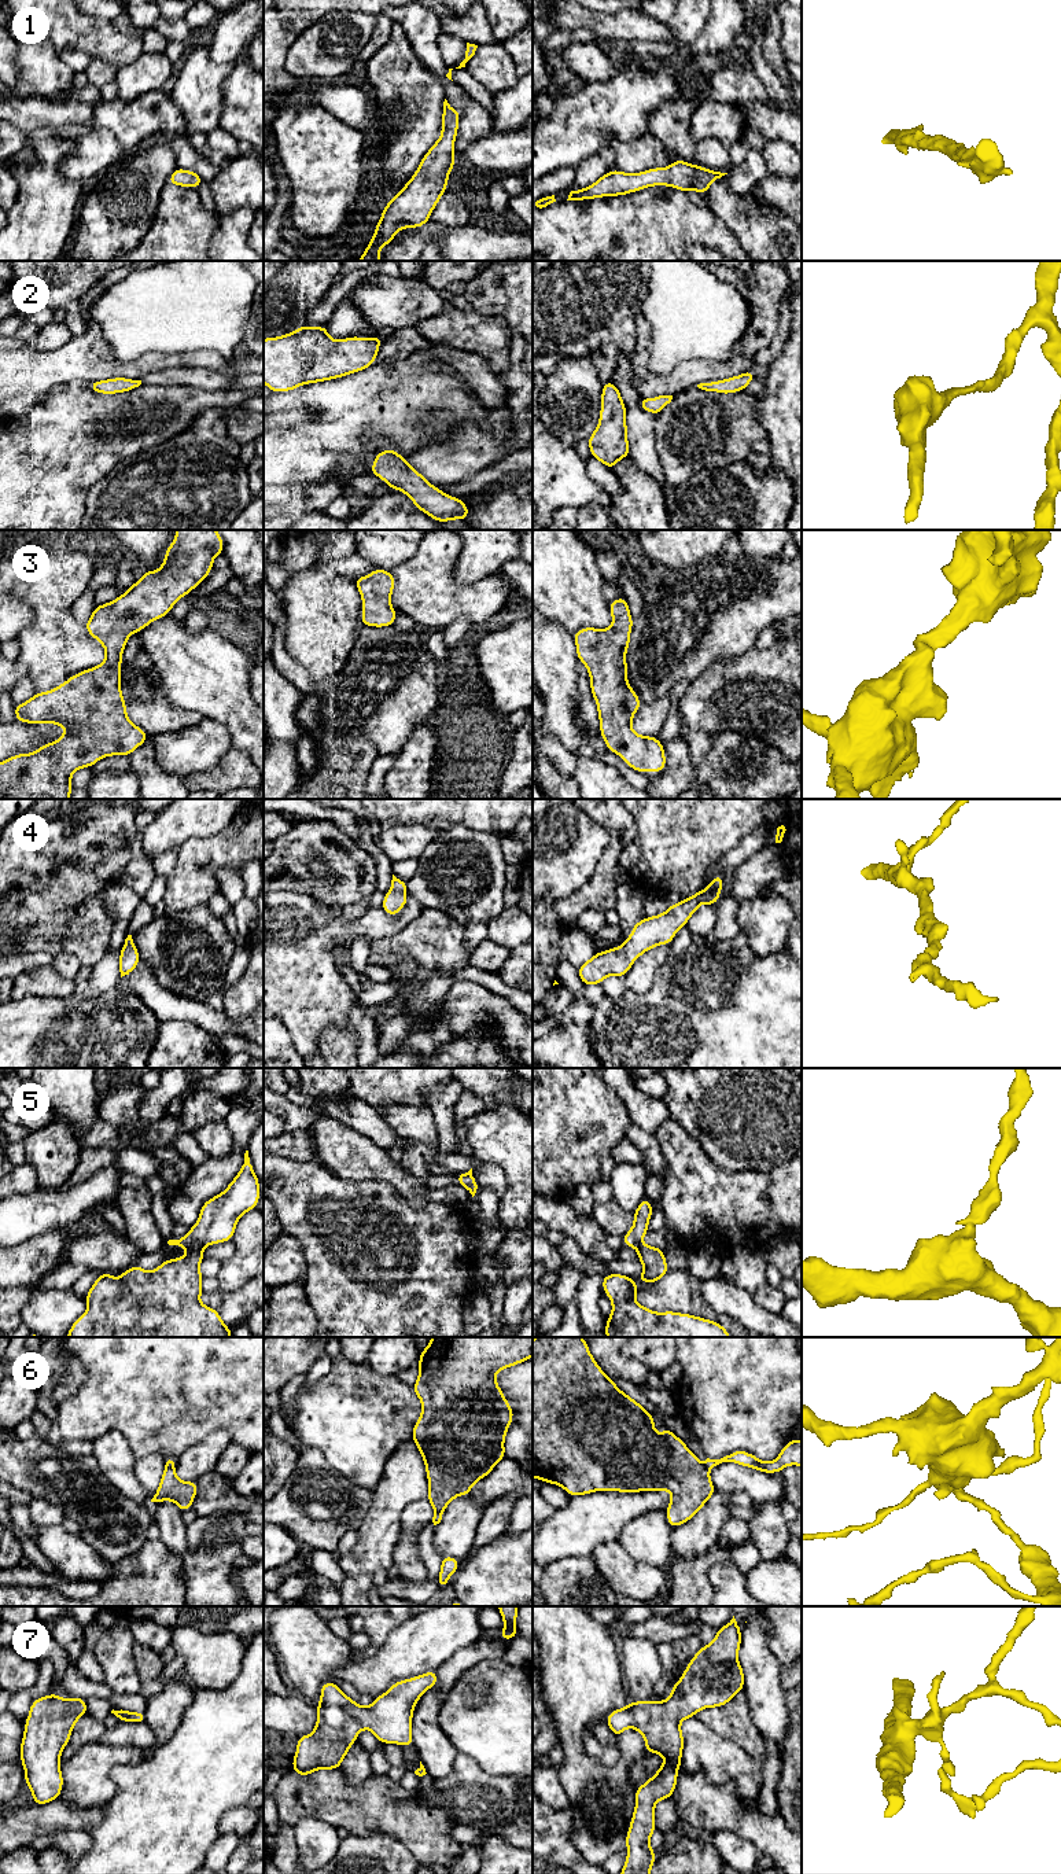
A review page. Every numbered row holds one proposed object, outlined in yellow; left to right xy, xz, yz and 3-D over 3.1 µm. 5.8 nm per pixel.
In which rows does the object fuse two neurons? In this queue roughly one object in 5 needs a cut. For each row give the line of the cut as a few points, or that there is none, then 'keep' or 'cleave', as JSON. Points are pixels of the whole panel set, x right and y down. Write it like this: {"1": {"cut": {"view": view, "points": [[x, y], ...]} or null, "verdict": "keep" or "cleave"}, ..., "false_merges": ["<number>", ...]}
{"1": {"cut": null, "verdict": "keep"}, "2": {"cut": null, "verdict": "keep"}, "3": {"cut": null, "verdict": "keep"}, "4": {"cut": null, "verdict": "keep"}, "5": {"cut": {"view": "xy", "points": [[203, 1247], [190, 1248]]}, "verdict": "cleave"}, "6": {"cut": {"view": "yz", "points": [[703, 1464], [707, 1469]]}, "verdict": "cleave"}, "7": {"cut": null, "verdict": "keep"}, "false_merges": ["5", "6"]}

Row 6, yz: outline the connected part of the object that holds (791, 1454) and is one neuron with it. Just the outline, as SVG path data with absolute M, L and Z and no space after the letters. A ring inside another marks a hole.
M795 1437L788 1442L782 1447L780 1455L771 1462L765 1462L747 1451L738 1450L721 1459L707 1458L704 1466L707 1469L711 1469L722 1462L734 1462L737 1465L748 1466L755 1470L773 1474L782 1472L782 1469L789 1465L802 1466L802 1440Z

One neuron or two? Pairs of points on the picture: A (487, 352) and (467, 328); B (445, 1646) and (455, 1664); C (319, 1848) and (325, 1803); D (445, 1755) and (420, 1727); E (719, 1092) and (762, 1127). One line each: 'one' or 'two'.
A: one
B: two
C: two
D: one
E: one

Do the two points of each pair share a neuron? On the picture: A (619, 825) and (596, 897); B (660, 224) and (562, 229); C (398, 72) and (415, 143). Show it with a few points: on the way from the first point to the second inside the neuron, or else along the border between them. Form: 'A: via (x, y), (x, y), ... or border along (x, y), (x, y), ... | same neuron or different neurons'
A: via (615, 843), (604, 879) | same neuron
B: via (636, 229), (586, 229) | same neuron
C: via (404, 89), (409, 103), (423, 117), (416, 125) | same neuron

